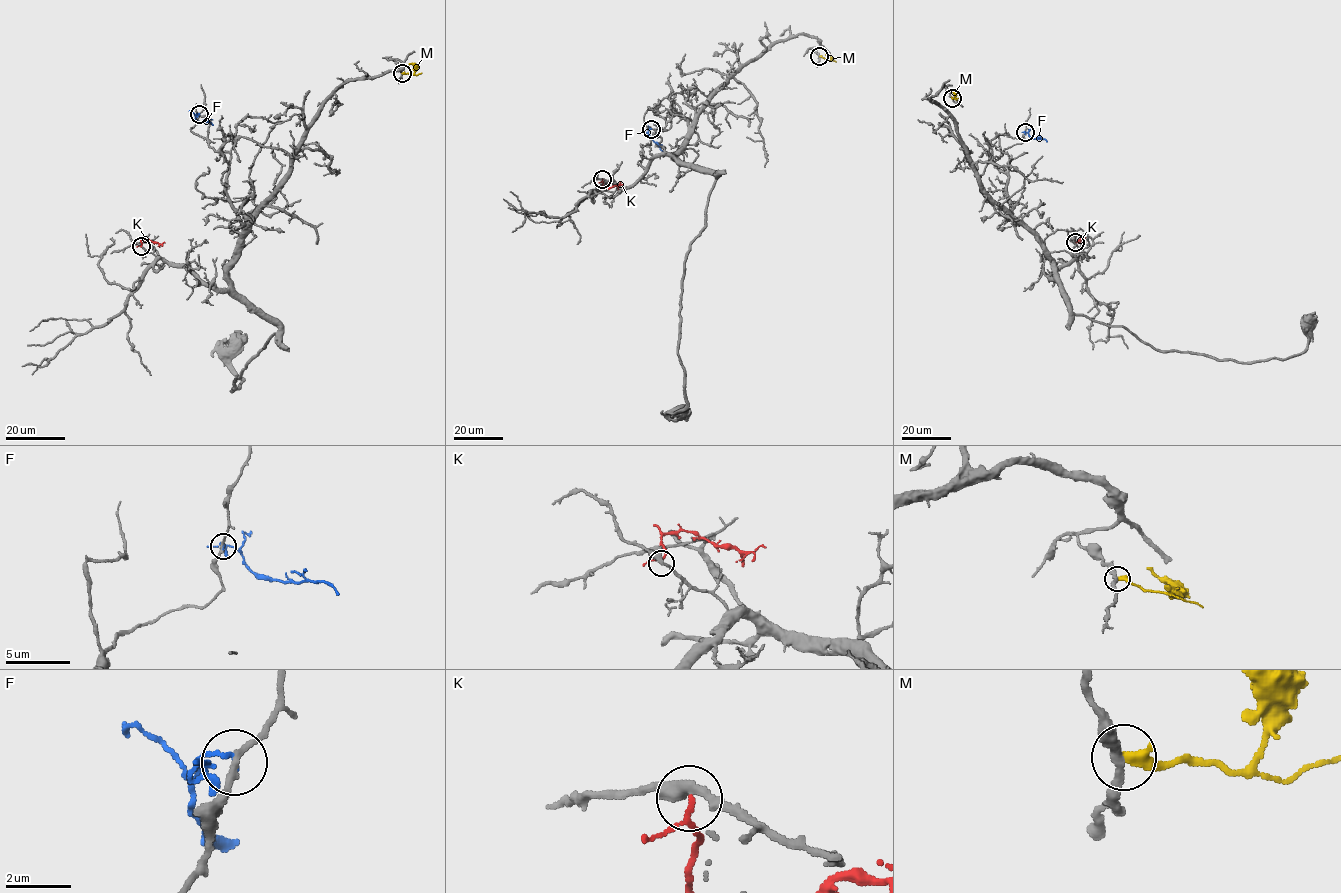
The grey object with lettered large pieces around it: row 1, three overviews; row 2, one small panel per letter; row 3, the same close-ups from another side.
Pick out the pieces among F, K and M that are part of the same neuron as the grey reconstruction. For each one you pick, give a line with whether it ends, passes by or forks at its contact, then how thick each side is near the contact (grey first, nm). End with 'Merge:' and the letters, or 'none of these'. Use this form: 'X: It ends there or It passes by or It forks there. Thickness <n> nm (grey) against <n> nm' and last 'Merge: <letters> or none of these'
Merge: none of these

